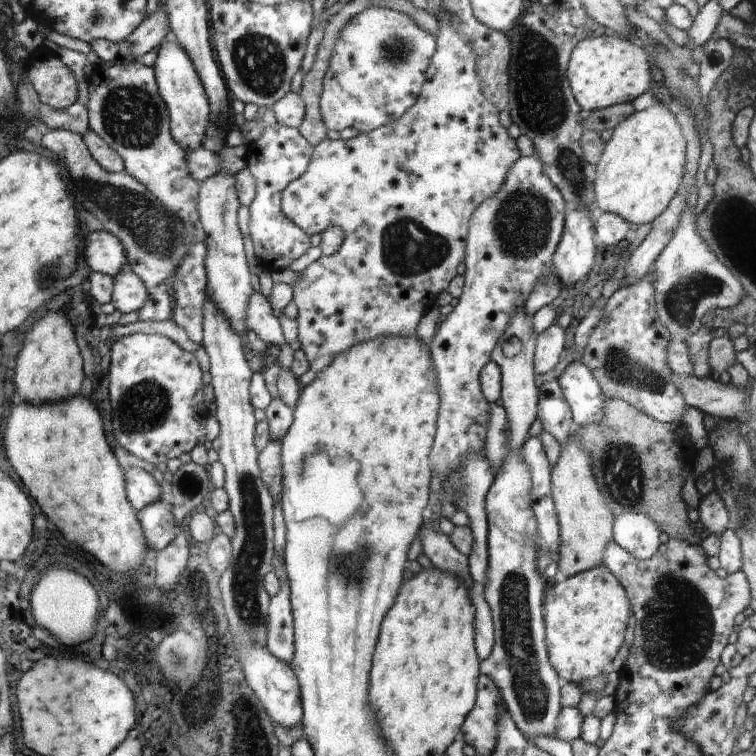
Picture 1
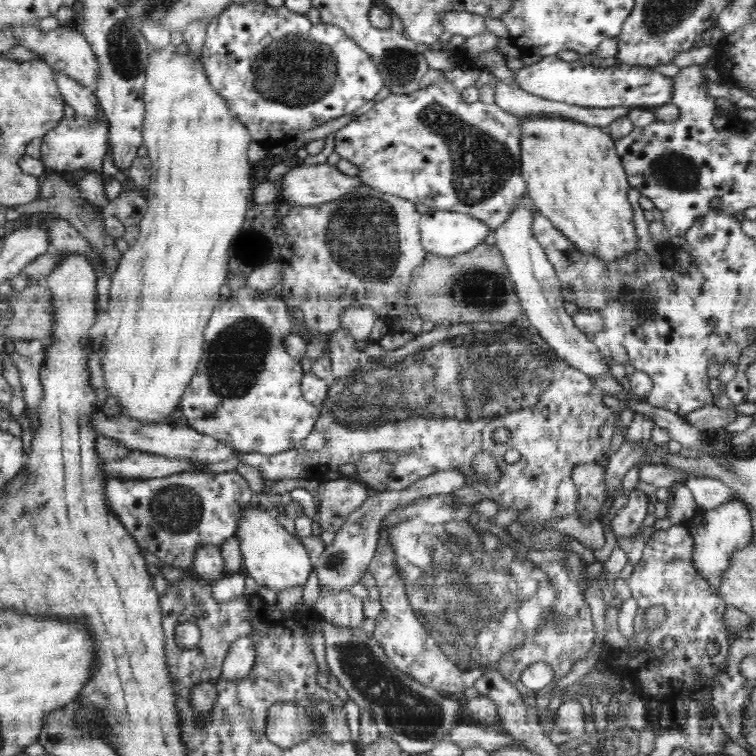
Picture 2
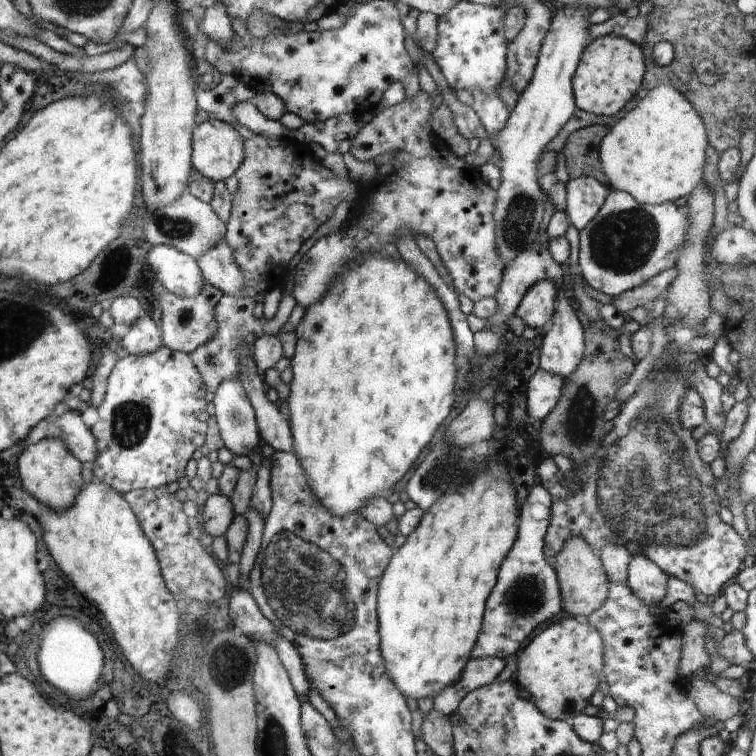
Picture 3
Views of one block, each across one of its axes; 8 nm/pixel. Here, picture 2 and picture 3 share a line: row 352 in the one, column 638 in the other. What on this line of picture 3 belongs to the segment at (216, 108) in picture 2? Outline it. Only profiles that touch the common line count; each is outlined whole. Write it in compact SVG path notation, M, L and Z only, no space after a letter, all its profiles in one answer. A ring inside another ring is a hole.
M660 85L652 88L644 98L637 100L618 117L609 135L601 141L601 166L610 190L629 193L641 204L674 203L679 198L689 196L697 188L696 184L702 182L708 142L704 124L692 102L672 85Z

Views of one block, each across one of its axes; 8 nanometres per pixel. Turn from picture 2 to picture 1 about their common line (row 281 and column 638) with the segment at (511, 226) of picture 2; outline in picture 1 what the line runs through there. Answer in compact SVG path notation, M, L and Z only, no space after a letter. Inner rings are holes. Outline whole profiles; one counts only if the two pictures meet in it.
M624 512L614 523L614 542L638 560L652 559L661 548L660 530L653 517L641 512Z

